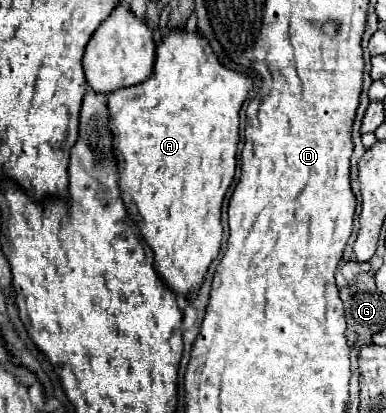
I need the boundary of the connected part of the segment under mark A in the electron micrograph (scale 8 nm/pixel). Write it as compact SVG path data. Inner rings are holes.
M184 29L172 31L168 33L162 43L156 47L156 63L154 63L154 73L140 85L134 87L126 87L126 89L118 89L114 93L108 95L108 111L110 111L110 129L112 129L112 151L116 153L116 163L120 169L120 195L124 199L124 205L128 209L128 215L132 217L132 209L138 211L138 215L142 219L134 219L144 241L152 247L154 251L154 265L156 265L156 273L160 273L162 281L168 283L168 289L172 289L176 295L182 297L190 297L192 293L196 293L206 277L206 271L210 267L210 263L216 259L218 251L220 251L220 243L222 243L222 223L220 223L220 209L222 209L222 201L224 195L228 191L228 187L234 181L234 173L236 173L236 151L238 151L238 123L240 123L240 109L244 99L248 97L252 89L252 79L246 75L238 75L236 71L230 71L226 67L222 67L216 59L216 55L212 53L208 41L198 35L198 33L186 33Z

